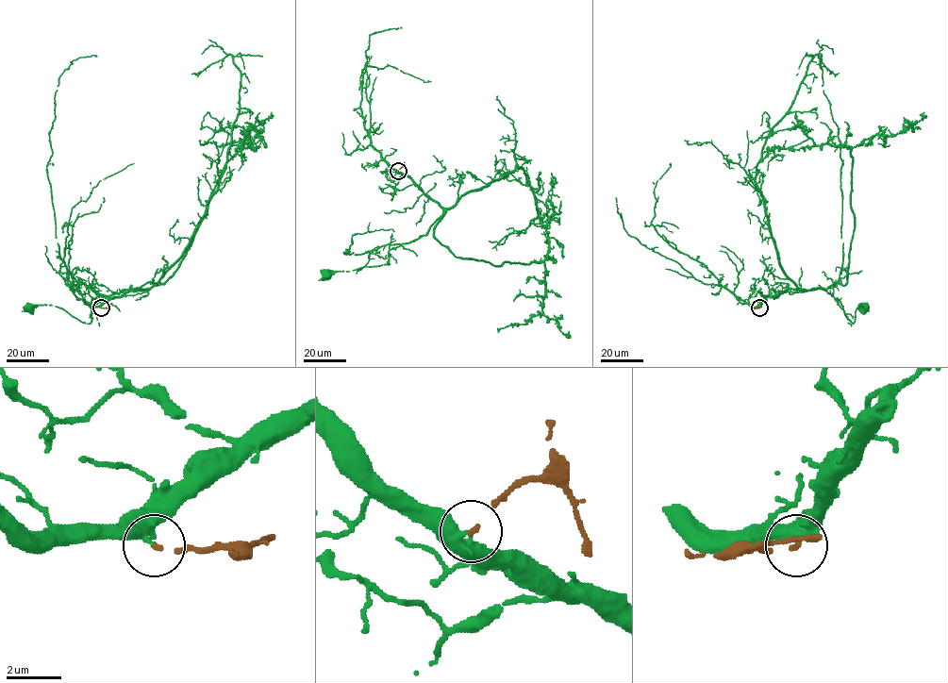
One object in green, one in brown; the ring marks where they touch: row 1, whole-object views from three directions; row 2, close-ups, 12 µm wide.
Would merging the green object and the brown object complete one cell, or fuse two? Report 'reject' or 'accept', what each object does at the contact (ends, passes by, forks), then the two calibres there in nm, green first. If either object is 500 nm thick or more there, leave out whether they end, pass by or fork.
reject; green ends; brown ends; calibres 360 and 140 nm

